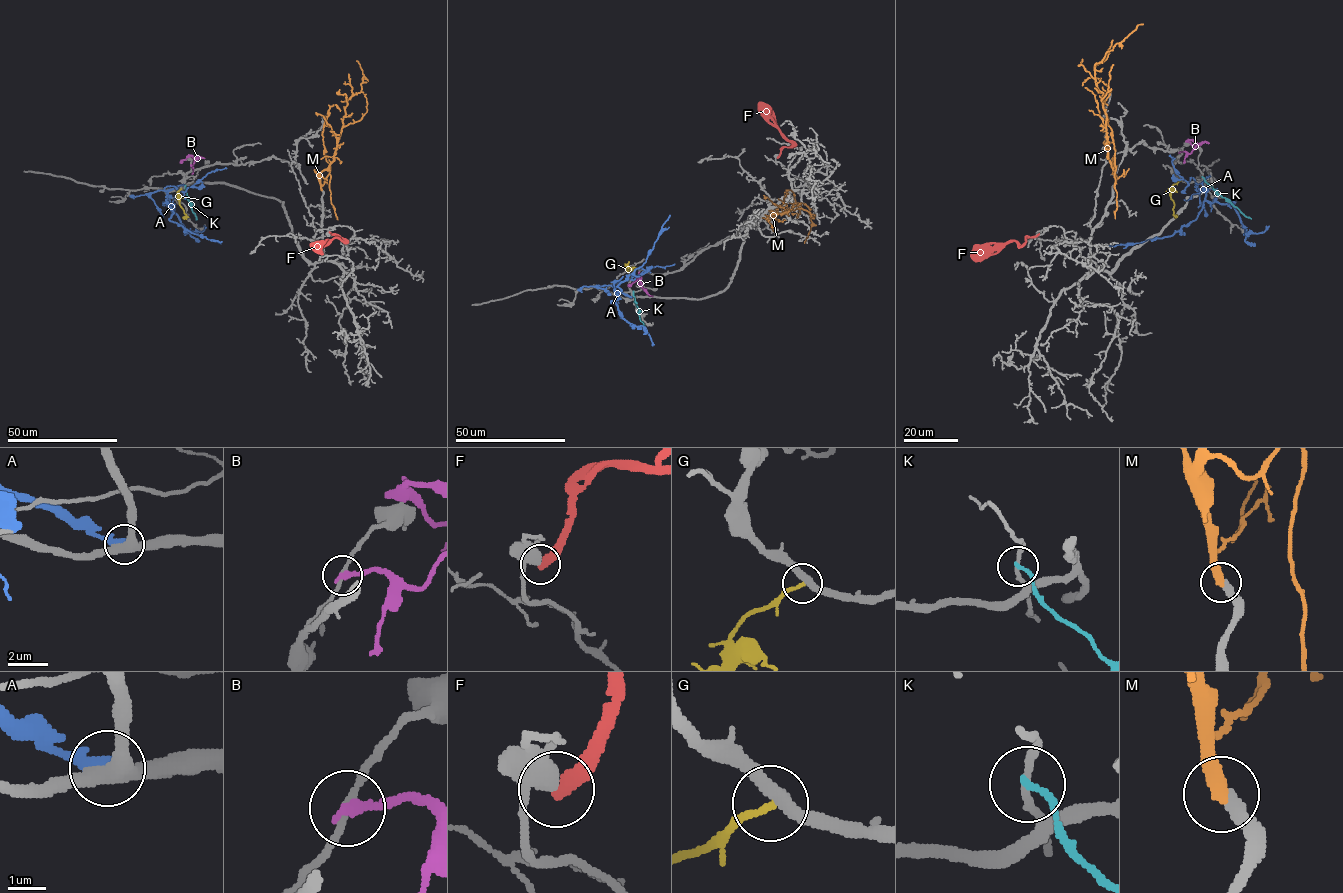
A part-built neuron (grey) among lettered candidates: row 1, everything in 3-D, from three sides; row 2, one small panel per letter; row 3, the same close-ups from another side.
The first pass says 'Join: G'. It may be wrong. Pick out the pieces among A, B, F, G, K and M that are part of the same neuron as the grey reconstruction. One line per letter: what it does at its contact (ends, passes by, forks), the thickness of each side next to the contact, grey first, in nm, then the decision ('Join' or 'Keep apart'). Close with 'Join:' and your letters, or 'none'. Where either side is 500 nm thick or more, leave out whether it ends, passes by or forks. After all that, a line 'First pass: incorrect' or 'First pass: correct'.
A: Thickness 400 nm (grey) against 550 nm. Keep apart
B: It ends there. Thickness 180 nm (grey) against 260 nm. Keep apart
F: It ends there. Thickness 440 nm (grey) against 360 nm. Keep apart
G: It ends there. Thickness 400 nm (grey) against 190 nm. Join
K: It ends there. Thickness 170 nm (grey) against 200 nm. Keep apart
M: It ends there. Thickness 320 nm (grey) against 440 nm. Join
Join: G, M
First pass: incorrect

